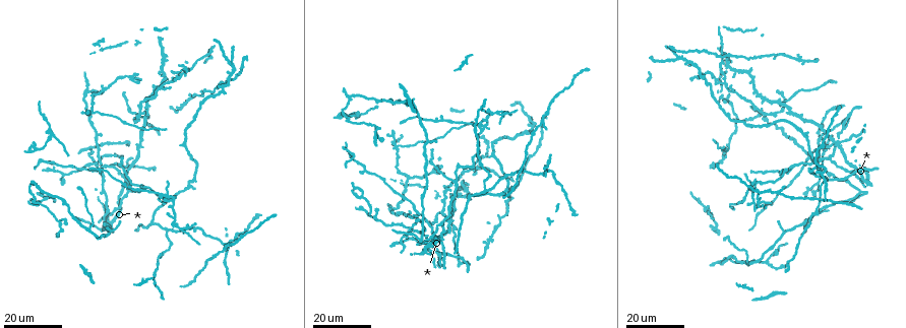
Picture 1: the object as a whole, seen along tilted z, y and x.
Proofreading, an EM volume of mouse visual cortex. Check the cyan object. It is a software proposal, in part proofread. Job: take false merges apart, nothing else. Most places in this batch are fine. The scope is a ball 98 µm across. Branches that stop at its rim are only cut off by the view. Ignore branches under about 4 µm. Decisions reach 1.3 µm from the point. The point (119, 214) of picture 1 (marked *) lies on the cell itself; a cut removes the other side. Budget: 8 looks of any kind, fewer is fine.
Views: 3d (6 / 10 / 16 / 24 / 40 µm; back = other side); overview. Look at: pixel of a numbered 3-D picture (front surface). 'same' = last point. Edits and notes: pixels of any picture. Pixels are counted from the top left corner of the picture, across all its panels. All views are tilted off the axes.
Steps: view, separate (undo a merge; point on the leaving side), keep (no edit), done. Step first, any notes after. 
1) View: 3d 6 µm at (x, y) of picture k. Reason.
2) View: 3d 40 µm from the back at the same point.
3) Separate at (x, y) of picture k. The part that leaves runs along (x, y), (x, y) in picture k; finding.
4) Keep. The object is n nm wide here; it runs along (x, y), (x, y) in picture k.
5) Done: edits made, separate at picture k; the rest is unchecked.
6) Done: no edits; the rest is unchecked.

View: 3d 24 µm at (408, 179) of picture 1. Four arms meet.

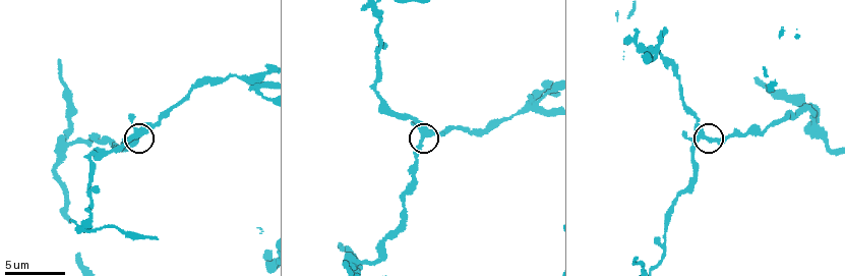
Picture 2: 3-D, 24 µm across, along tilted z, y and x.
View: 3d 10 µm at (698, 138) of picture 2. Zoom in.

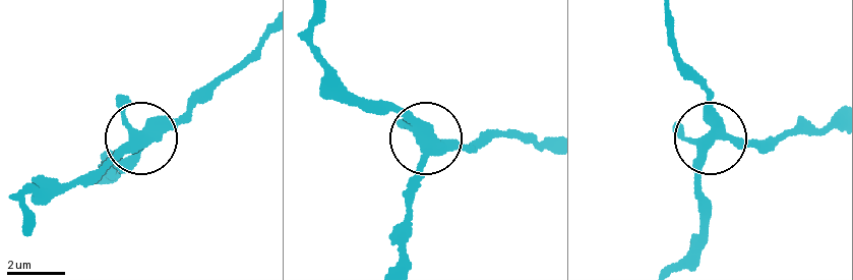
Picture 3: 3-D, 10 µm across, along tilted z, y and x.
Keep. 4 arms meet here; it runs along (833, 125), (762, 140), (714, 138), (703, 78) in picture 3; continuous, no second cell.

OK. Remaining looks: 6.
View: 3d 16 µm at (841, 142) of picture 1.

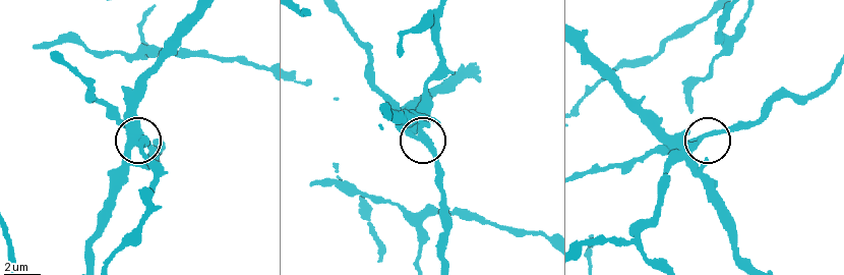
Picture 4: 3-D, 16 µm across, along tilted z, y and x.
View: 3d 6 µm at (417, 139) of picture 4.

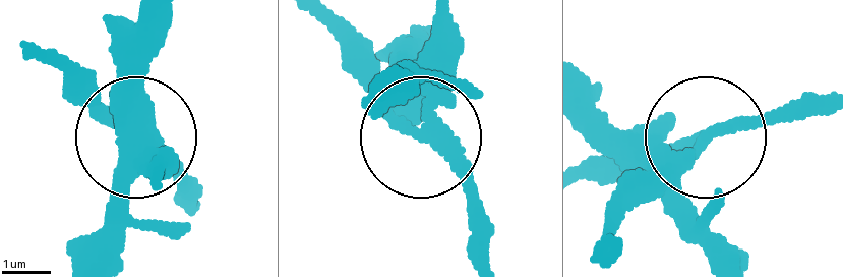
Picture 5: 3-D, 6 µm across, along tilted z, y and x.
Keep. All the same cell.

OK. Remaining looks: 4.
View: 3d 6 µm at (85, 231) of picture 2. Looks like a crossing.

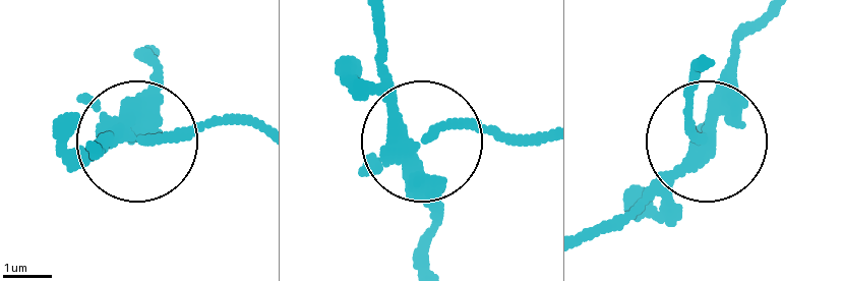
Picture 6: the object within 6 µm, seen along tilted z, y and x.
Separate at (189, 138) of picture 6. 4 arms meet here; the part that leaves runs along (128, 130), (259, 122) in picture 6; two cells meet here.

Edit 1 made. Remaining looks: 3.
View: overview.

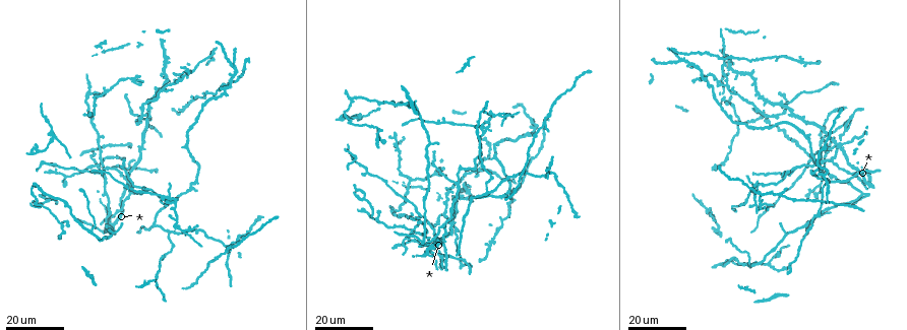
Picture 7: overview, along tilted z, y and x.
View: 3d 24 µm at (487, 128) of picture 7. Four-way junction.

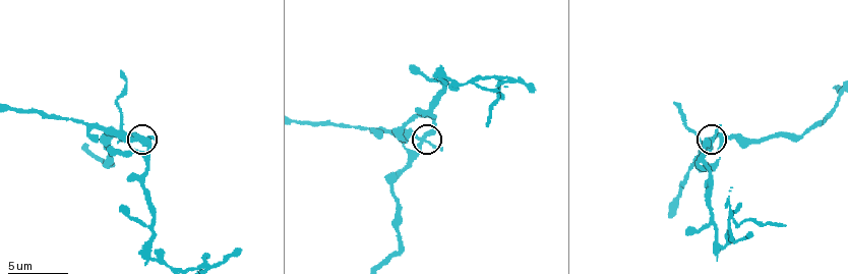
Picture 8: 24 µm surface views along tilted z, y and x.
View: 3d 10 µm at (135, 138) of picture 8. Closer look.

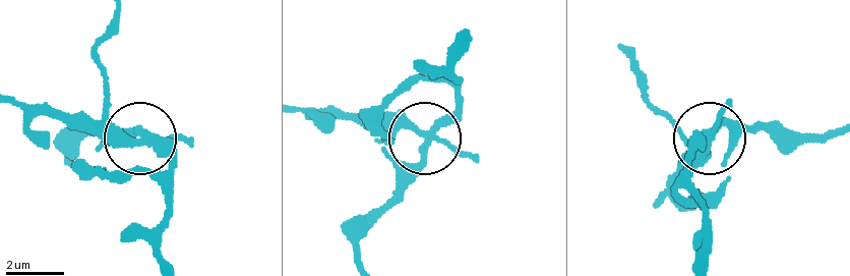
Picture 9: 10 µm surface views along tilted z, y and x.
Separate at (107, 123) of picture 9. The part that leaves runs along (141, 143), (101, 136), (15, 103) in picture 9; a second cell is stuck on.

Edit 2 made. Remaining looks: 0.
Done: edits made, separate at picture 6, separate at picture 9; the rest is unchecked.

